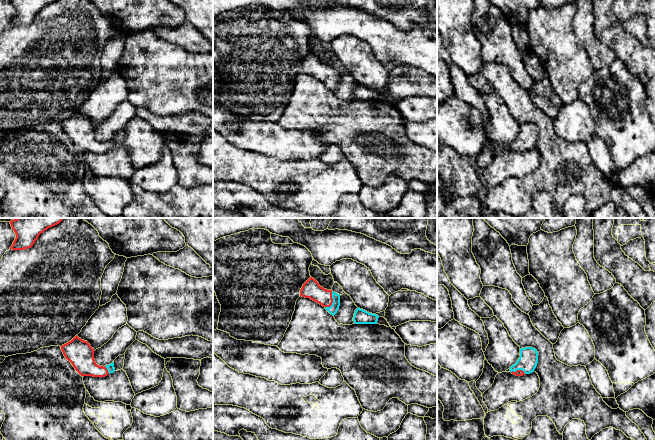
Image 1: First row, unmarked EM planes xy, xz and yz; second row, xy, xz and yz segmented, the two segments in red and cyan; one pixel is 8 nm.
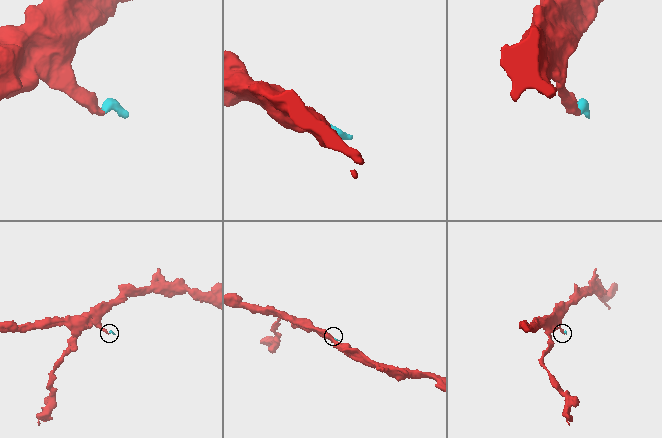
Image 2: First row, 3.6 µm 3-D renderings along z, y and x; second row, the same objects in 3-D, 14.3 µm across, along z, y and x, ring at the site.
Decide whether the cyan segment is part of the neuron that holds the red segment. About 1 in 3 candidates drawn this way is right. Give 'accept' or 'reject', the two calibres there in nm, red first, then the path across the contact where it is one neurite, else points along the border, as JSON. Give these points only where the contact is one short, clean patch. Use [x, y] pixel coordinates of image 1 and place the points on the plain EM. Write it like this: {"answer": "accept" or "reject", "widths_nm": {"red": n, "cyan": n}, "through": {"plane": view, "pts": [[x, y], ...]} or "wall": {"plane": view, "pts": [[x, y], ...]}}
{"answer": "accept", "widths_nm": {"red": 150, "cyan": 70}, "through": {"plane": "xz", "pts": [[311, 65], [332, 77], [333, 85]]}}

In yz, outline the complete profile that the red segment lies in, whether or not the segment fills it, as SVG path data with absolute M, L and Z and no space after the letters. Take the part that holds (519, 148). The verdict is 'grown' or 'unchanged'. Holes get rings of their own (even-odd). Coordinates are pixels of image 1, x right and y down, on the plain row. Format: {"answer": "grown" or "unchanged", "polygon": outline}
{"answer": "grown", "polygon": "M525 123L520 125L520 133L510 143L510 148L516 152L523 152L534 148L538 139L538 128L535 124Z"}

